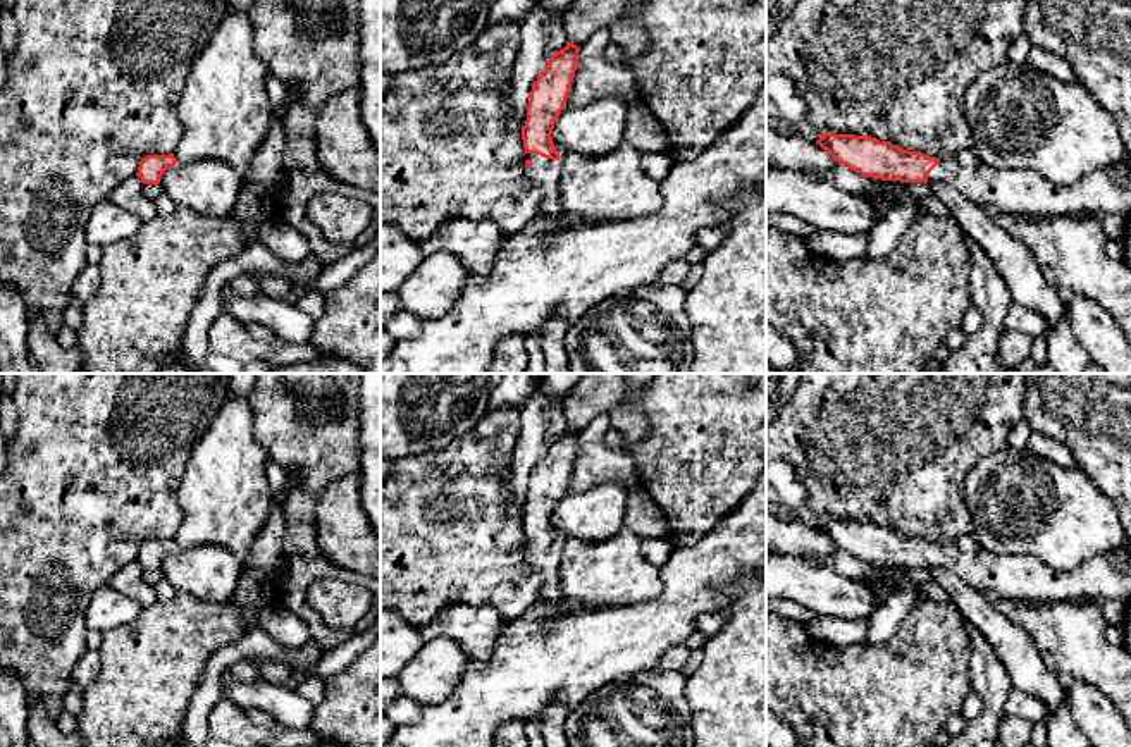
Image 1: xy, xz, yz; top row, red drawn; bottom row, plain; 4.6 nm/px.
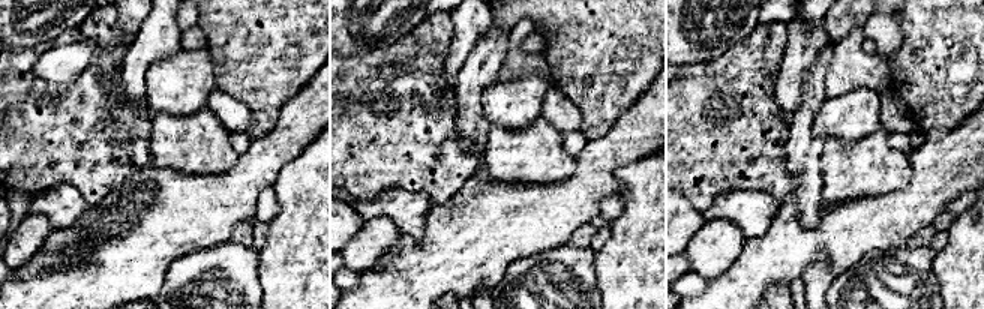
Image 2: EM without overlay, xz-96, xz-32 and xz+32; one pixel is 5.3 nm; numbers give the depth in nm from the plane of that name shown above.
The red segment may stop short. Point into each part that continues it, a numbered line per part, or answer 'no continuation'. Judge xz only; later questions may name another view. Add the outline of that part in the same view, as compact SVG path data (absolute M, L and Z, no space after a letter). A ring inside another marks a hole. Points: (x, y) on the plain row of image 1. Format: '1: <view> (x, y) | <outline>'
1: xz (544, 558) | M527 539L525 546L532 547L530 553L525 553L527 570L544 578L537 601L546 602L547 611L554 613L559 604L559 546L544 544L537 539Z

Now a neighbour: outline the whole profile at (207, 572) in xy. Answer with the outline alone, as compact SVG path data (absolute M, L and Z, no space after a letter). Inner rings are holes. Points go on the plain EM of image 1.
M201 544L167 554L160 570L177 592L208 602L227 602L239 582L243 563L220 546Z

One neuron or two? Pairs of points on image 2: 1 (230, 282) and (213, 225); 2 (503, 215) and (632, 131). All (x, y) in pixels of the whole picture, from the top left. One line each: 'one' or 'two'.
1: two
2: one

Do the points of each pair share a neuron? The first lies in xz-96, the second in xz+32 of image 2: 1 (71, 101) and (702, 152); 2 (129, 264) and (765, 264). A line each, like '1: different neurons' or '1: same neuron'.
1: same neuron
2: same neuron

